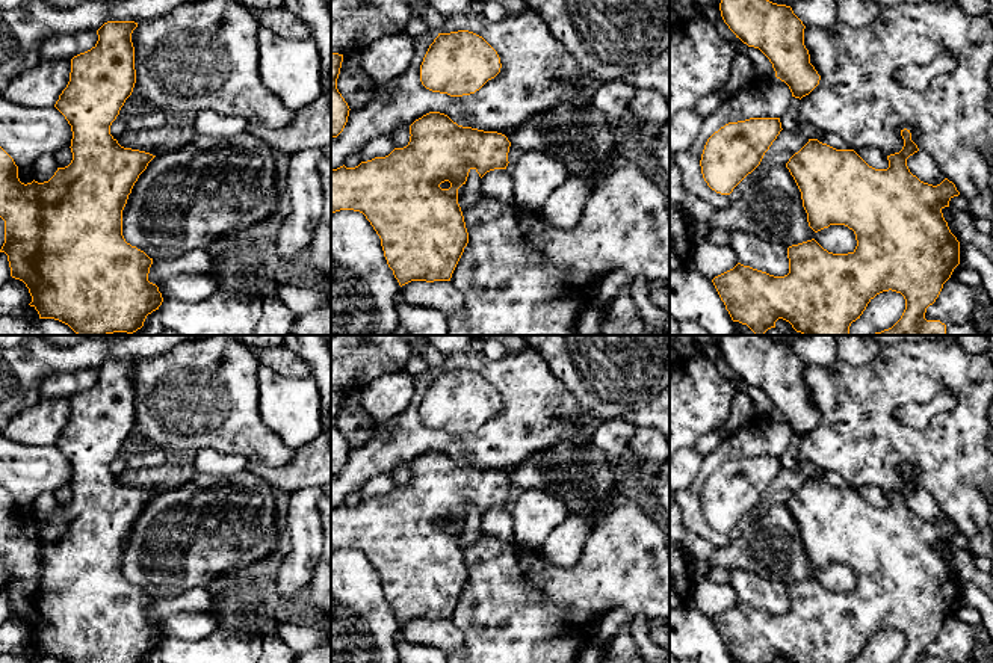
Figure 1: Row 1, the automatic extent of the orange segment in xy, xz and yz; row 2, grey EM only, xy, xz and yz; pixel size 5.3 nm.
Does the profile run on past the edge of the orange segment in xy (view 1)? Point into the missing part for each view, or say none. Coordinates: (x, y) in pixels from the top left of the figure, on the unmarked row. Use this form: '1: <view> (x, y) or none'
1: none

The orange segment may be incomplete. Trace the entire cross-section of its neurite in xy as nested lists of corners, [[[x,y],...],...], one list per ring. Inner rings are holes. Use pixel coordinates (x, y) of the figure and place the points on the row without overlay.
[[[107,359],[98,369],[97,382],[71,397],[67,426],[54,446],[71,464],[73,498],[57,506],[44,521],[21,521],[18,504],[0,485],[0,556],[5,559],[5,581],[0,591],[8,594],[11,615],[29,627],[39,657],[54,657],[65,663],[144,663],[148,652],[163,640],[159,625],[148,619],[153,597],[131,584],[122,574],[122,548],[139,513],[156,495],[150,491],[124,486],[110,473],[110,464],[119,453],[136,421],[135,385],[131,372],[135,359]]]

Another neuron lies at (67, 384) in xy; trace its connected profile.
[[[80,369],[63,373],[53,373],[41,385],[42,397],[60,399],[73,397],[95,385],[98,373],[94,369]]]

